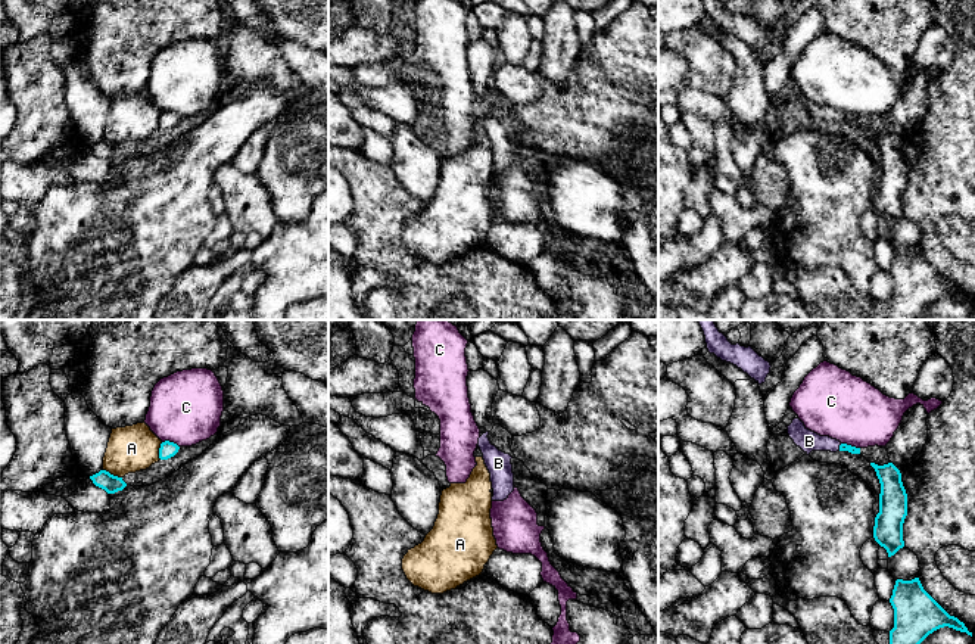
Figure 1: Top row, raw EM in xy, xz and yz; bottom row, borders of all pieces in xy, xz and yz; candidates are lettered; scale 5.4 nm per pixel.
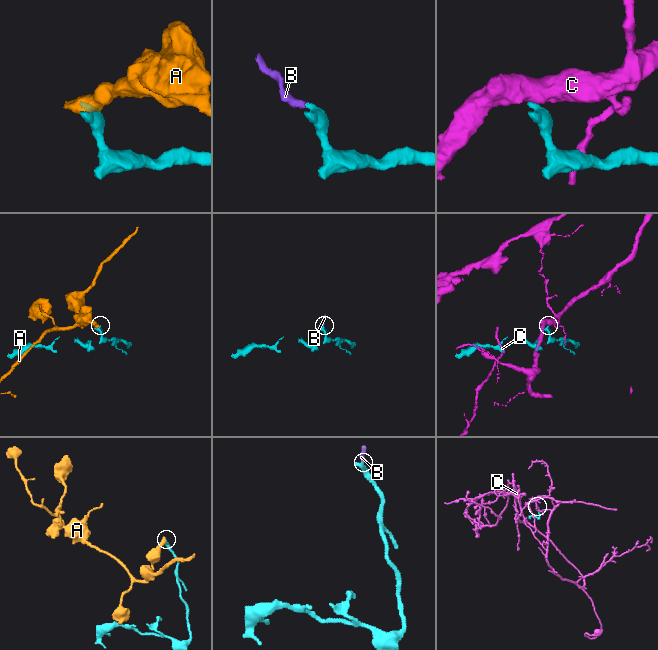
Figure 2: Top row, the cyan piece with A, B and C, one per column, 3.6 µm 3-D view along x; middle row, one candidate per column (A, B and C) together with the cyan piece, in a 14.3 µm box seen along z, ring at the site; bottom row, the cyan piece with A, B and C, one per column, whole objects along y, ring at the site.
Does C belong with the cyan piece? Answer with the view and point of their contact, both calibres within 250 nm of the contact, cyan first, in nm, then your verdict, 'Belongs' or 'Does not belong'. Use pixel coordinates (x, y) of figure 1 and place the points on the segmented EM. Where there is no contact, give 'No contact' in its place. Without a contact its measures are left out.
Touches cyan at yz (850, 445). Thickness 50 nm (cyan) against 360 nm. Does not belong

